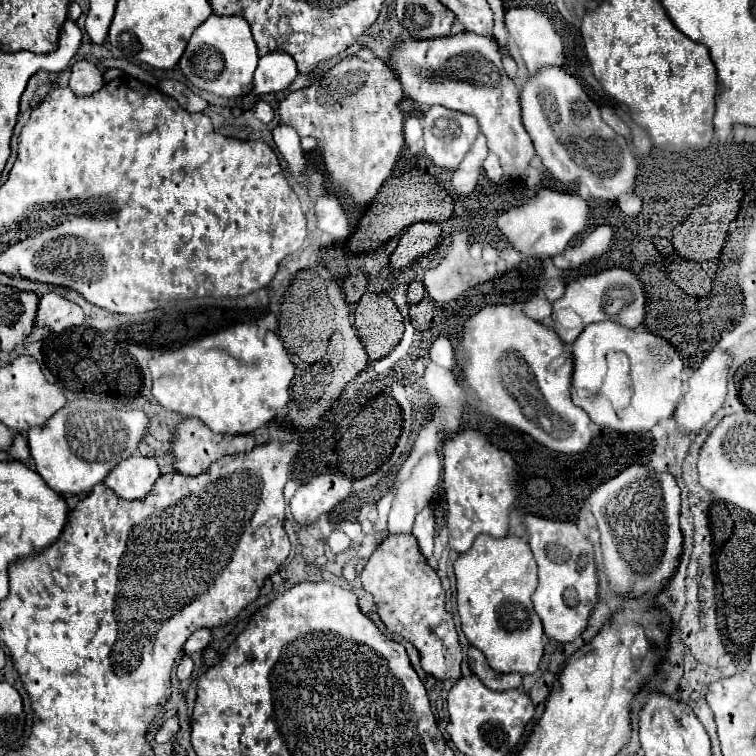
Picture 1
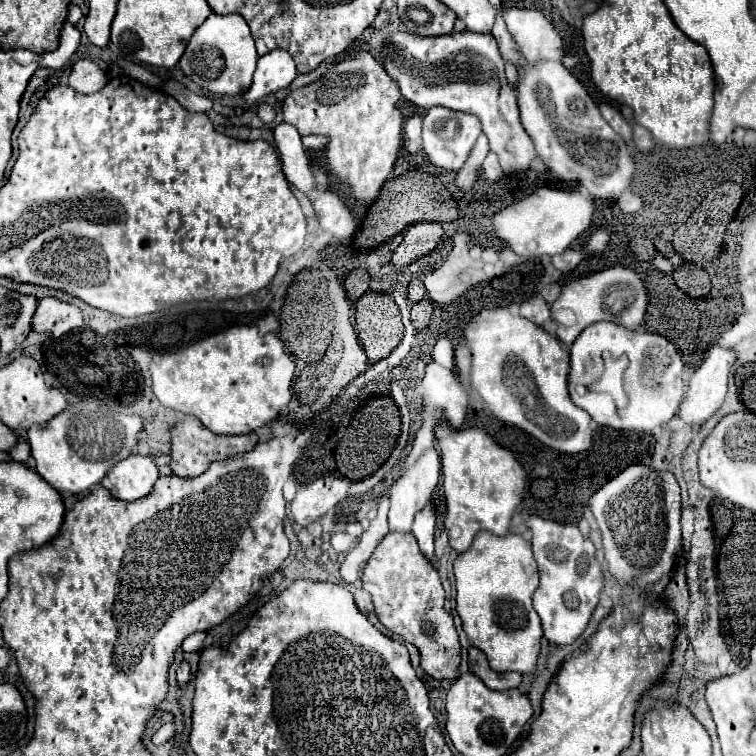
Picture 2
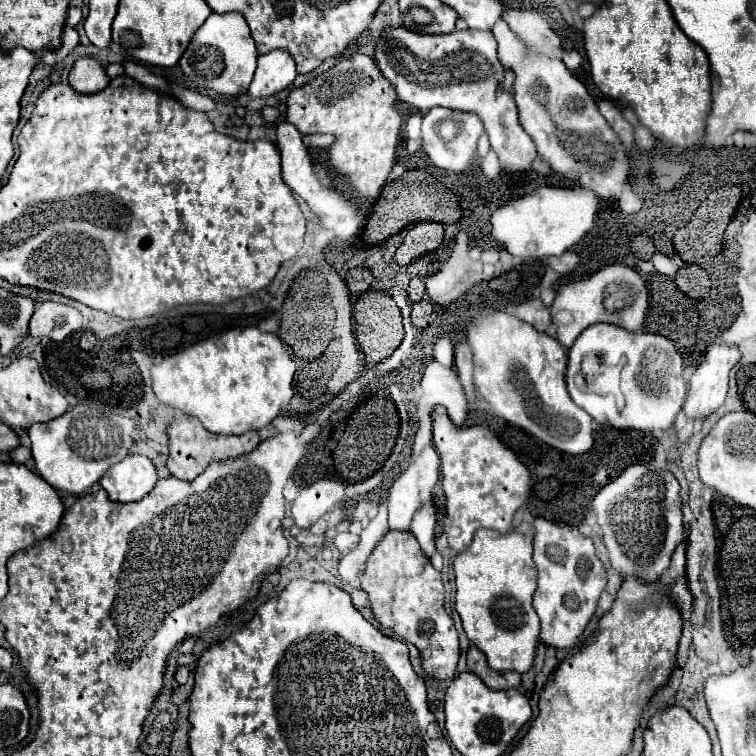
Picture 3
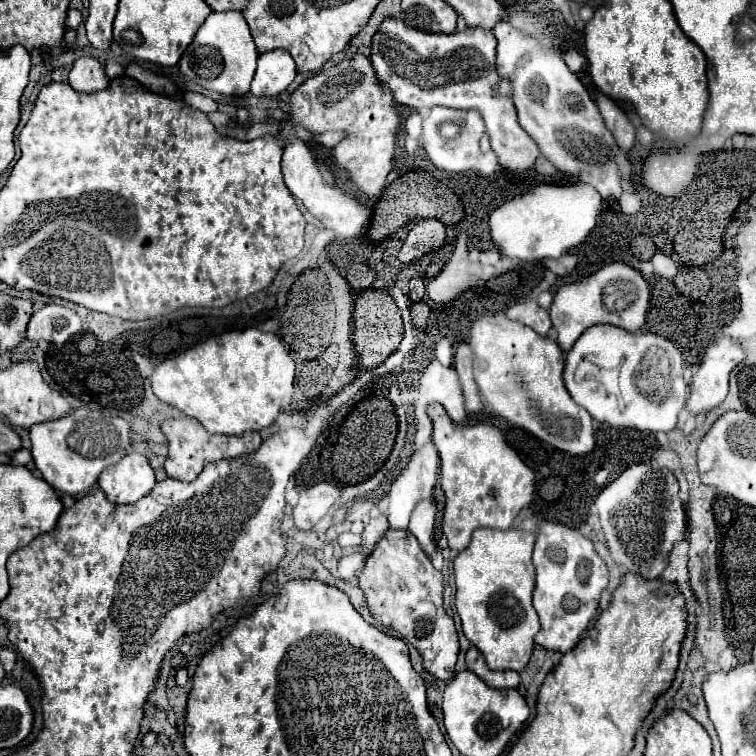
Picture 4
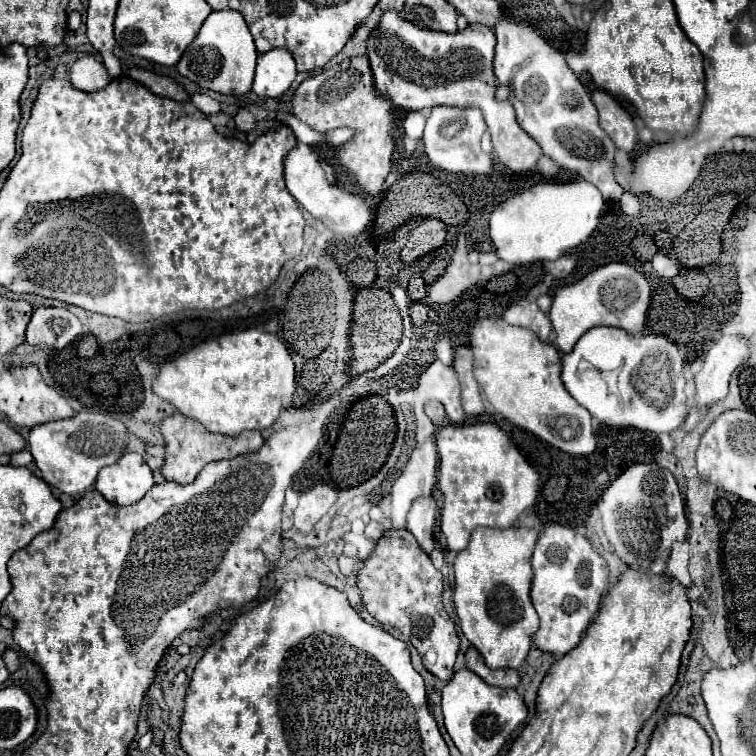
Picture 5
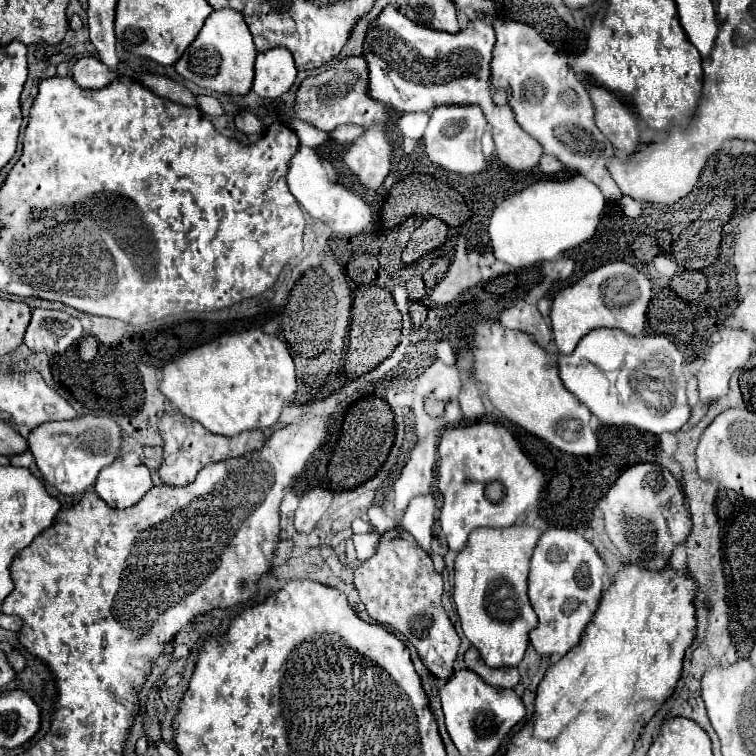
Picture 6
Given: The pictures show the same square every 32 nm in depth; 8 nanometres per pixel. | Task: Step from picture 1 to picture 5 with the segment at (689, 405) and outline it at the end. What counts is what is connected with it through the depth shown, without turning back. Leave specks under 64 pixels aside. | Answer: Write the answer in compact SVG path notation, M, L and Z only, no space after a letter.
M726 334L716 342L706 358L702 370L696 374L696 408L708 408L728 394L728 380L732 372L748 360L750 346L744 336Z

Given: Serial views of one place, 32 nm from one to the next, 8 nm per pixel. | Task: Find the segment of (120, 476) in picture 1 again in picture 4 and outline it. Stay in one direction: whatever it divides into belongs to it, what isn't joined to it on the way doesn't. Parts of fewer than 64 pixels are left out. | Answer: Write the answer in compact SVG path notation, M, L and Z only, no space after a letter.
M130 452L118 460L118 464L104 468L98 478L98 488L114 504L134 504L146 496L154 484L154 468L136 452Z

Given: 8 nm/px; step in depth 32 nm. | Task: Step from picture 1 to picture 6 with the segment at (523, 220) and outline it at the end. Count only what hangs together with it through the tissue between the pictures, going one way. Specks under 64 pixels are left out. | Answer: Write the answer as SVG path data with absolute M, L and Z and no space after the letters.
M582 174L568 180L544 180L530 184L500 204L500 212L490 218L490 242L496 260L512 268L528 268L538 262L556 260L570 248L592 238L600 222L606 198L600 188Z

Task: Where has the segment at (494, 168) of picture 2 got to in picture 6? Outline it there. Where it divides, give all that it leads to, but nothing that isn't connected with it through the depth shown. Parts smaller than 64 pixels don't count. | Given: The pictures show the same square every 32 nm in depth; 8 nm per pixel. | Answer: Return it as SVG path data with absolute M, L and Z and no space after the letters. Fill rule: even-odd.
M448 104L448 106L434 108L430 124L428 124L426 134L424 134L428 158L434 164L438 164L450 172L456 172L456 174L482 172L488 164L482 150L480 150L480 138L486 132L486 124L488 124L486 116L482 112L482 108L476 104L464 104L464 106ZM454 116L456 116L456 128L454 128L454 120L452 120Z

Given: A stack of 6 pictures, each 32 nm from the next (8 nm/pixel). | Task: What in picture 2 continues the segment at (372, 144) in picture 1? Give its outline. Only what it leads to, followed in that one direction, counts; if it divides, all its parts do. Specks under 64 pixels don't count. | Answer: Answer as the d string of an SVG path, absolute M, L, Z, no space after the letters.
M356 52L348 58L344 58L342 62L338 62L336 66L332 66L332 70L328 70L316 82L308 84L304 88L292 90L288 94L288 98L284 100L282 114L284 114L284 120L288 124L296 126L302 136L306 136L306 134L328 136L330 144L326 148L326 158L328 158L330 170L338 178L342 178L350 184L356 200L372 202L378 196L388 174L392 172L396 156L398 156L398 148L402 144L404 116L396 108L398 100L400 100L398 86L394 86L394 82L390 82L388 74L384 74L382 64L374 56L370 56L368 52Z

